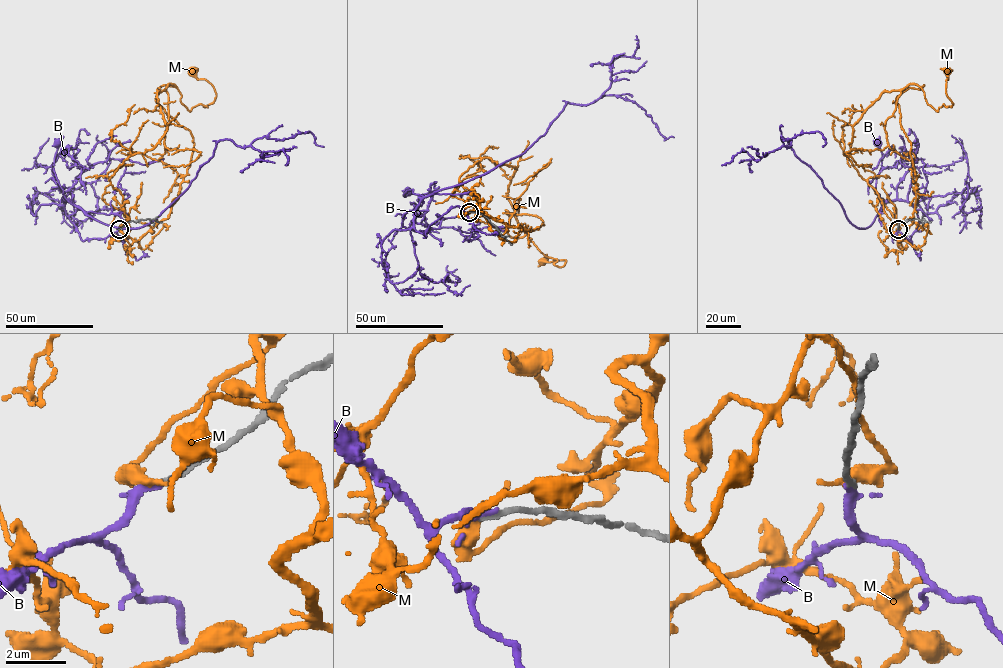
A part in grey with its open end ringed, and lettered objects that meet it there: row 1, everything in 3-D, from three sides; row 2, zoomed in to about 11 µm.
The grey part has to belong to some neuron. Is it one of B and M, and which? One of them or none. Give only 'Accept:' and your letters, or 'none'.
Accept: B

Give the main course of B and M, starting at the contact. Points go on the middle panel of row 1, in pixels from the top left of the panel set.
B: (469, 212), (456, 206), (422, 233), (416, 231), (415, 209), (423, 197), (413, 189), (404, 196), (408, 192)
M: (469, 212), (477, 203), (533, 230), (539, 217), (506, 210), (508, 234), (566, 260), (542, 261)

